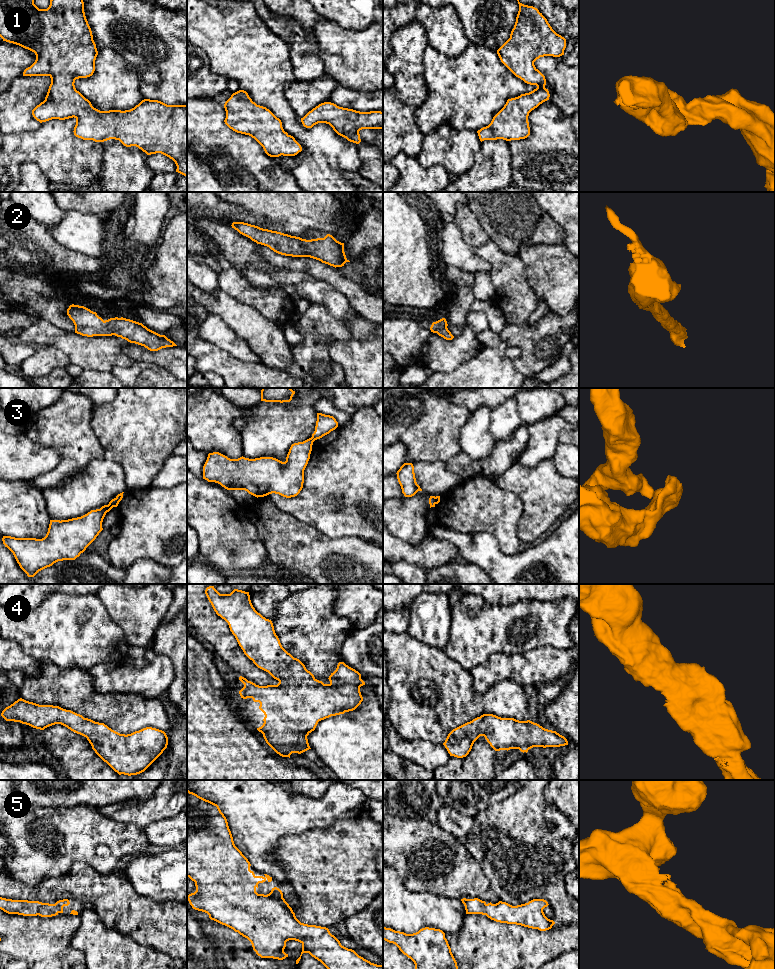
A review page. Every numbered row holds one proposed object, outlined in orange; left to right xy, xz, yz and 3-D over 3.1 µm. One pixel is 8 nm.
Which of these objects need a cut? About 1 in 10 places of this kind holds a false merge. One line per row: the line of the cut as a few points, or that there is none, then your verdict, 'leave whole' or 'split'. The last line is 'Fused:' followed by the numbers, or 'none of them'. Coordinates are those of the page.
1: no cut; leave whole
2: no cut; leave whole
3: cut in xy along (115, 498), (116, 506); split
4: no cut; leave whole
5: no cut; leave whole
Fused: 3

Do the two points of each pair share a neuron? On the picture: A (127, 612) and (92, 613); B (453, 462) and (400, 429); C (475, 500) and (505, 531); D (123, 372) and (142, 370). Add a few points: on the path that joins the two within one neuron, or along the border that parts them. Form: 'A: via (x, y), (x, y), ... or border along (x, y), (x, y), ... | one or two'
A: border along (96, 595), (110, 618), (122, 631) | two
B: border along (460, 450), (445, 462) | two
C: via (483, 507), (499, 523) | one
D: via (128, 372), (137, 372) | one

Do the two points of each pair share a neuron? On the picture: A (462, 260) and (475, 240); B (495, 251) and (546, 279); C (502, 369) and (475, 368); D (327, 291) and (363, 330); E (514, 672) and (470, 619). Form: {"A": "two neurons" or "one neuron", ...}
{"A": "two neurons", "B": "two neurons", "C": "one neuron", "D": "one neuron", "E": "two neurons"}

